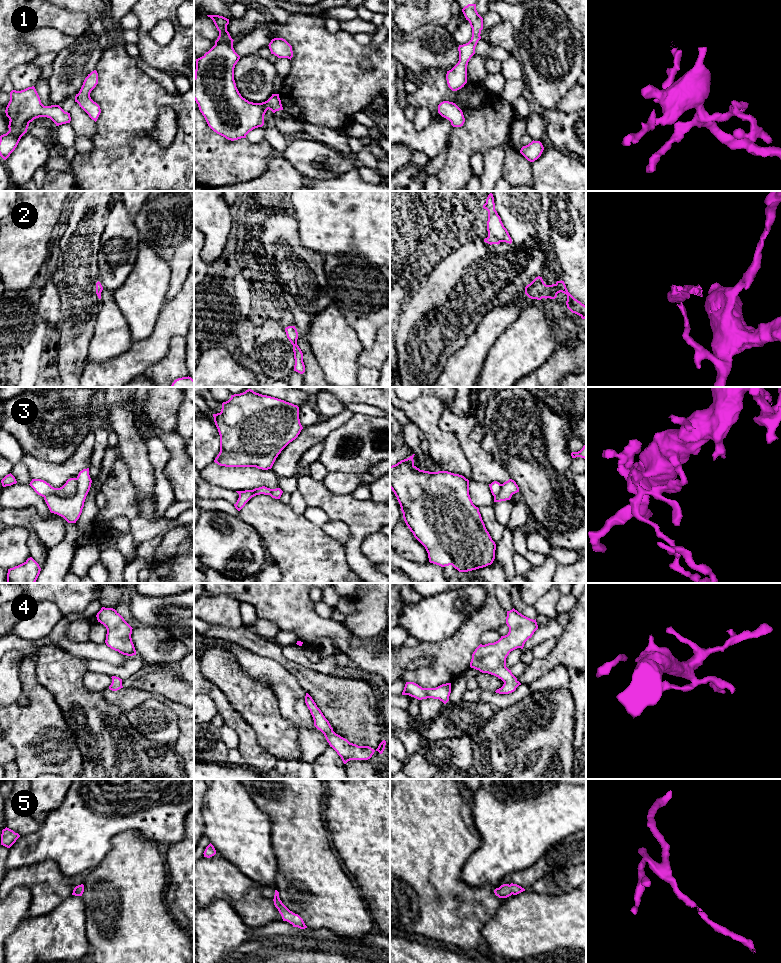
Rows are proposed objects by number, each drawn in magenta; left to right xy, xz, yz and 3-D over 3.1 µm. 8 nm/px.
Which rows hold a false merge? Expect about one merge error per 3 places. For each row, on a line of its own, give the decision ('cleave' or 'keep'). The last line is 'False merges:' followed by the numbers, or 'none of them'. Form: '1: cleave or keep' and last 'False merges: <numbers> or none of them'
1: keep
2: keep
3: cleave
4: keep
5: keep
False merges: 3

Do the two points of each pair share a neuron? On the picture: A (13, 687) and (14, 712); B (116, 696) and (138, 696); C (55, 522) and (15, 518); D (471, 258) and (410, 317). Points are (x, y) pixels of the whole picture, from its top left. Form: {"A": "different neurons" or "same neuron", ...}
{"A": "different neurons", "B": "same neuron", "C": "same neuron", "D": "same neuron"}

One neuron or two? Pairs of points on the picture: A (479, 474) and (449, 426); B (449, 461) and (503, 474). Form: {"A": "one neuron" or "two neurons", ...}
{"A": "one neuron", "B": "two neurons"}

